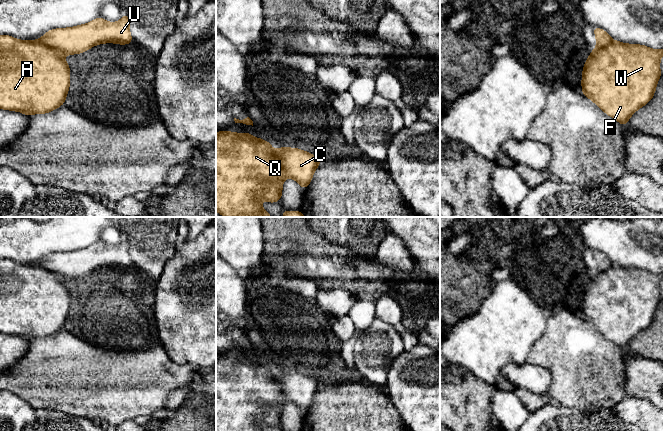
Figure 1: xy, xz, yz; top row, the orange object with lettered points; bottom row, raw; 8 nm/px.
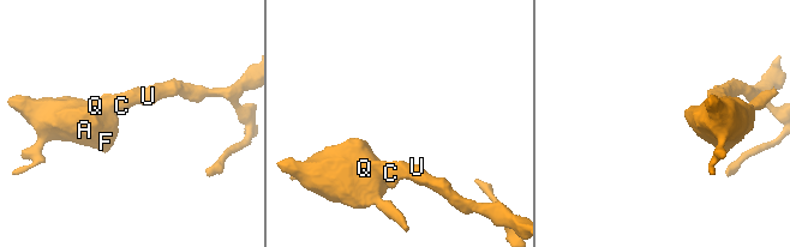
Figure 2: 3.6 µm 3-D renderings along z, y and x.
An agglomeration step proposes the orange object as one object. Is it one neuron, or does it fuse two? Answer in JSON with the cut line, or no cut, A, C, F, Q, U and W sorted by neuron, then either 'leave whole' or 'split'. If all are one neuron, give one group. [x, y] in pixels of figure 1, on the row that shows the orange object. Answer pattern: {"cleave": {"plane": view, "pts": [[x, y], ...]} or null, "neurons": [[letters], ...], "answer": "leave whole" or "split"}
{"cleave": {"plane": "xz", "pts": [[273, 150], [286, 177]]}, "neurons": [["A", "F", "Q", "W"], ["C", "U"]], "answer": "split"}

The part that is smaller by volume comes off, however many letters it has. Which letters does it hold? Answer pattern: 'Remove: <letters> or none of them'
Remove: A, F, Q, W

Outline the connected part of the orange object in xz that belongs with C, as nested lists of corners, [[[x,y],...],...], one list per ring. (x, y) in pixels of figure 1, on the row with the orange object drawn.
[[[283,146],[274,153],[286,178],[293,178],[304,189],[309,186],[316,168],[323,163],[312,153],[298,148]]]

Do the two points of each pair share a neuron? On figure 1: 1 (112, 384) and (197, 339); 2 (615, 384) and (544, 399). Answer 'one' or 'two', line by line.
1: two
2: two

